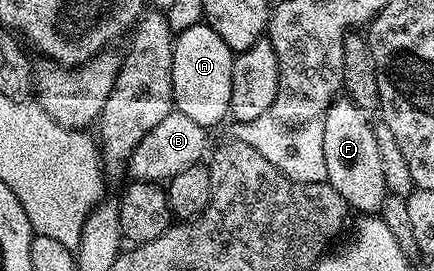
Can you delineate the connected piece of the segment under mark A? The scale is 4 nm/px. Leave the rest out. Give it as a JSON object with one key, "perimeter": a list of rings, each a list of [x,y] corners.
{"perimeter":[[[207,22],[198,23],[193,25],[189,29],[178,32],[175,35],[175,48],[173,49],[173,97],[175,98],[175,111],[185,113],[185,117],[192,118],[193,121],[197,121],[202,127],[208,129],[214,129],[219,122],[224,118],[228,118],[231,110],[231,94],[233,93],[233,65],[235,64],[236,52],[229,49],[229,45],[225,45],[225,41],[221,41],[221,37],[217,37],[217,33],[213,33],[213,29],[207,24]]]}

